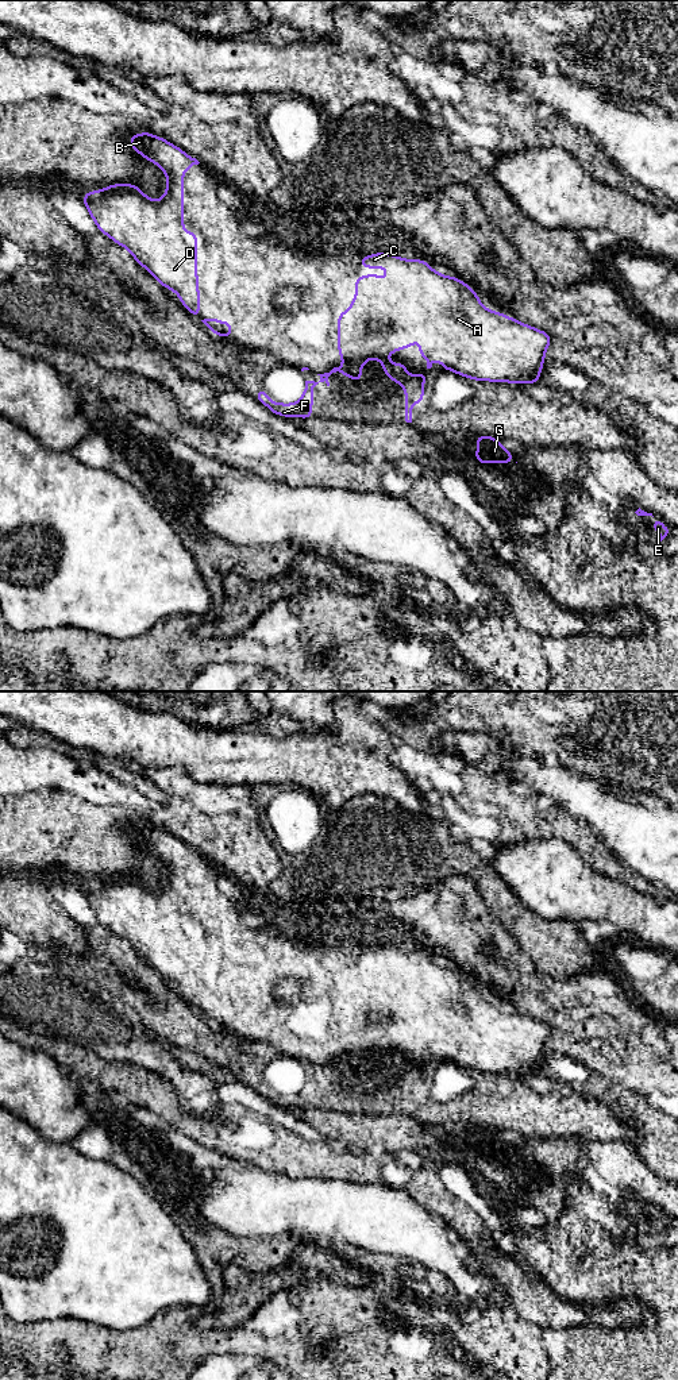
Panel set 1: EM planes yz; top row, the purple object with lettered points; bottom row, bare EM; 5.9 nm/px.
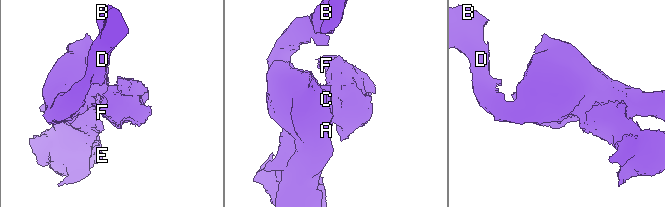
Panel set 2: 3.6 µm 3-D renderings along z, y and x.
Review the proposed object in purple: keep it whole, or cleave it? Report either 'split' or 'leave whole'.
split

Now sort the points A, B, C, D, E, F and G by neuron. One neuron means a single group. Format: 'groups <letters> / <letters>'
groups A B C D E G / F

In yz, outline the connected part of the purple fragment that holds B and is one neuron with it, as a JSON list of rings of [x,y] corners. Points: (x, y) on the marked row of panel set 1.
[[[147,131],[131,135],[128,143],[166,174],[165,196],[161,200],[151,200],[138,185],[113,184],[96,192],[85,192],[82,203],[99,231],[127,248],[139,266],[145,266],[163,288],[176,292],[186,311],[199,319],[197,235],[194,228],[188,235],[184,231],[184,171],[200,162],[166,139]]]

